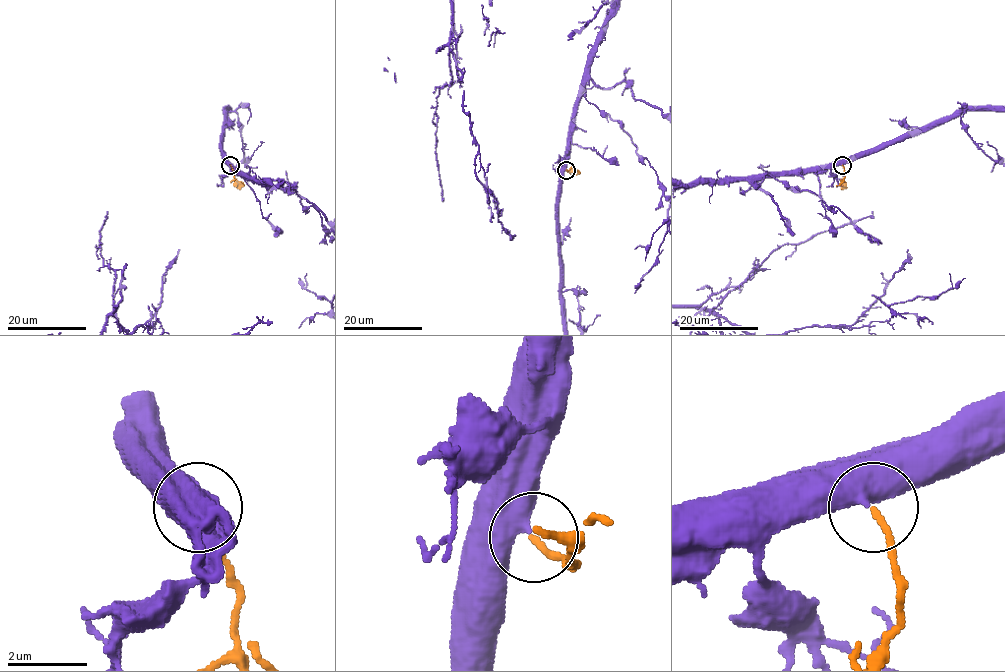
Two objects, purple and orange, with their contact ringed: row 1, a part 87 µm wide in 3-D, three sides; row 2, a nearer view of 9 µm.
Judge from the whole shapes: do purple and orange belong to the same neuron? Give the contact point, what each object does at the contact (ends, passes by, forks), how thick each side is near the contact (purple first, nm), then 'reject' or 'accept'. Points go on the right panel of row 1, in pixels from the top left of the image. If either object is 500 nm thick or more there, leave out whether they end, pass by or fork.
place (842, 165); calibres 600 and 150 nm; accept

